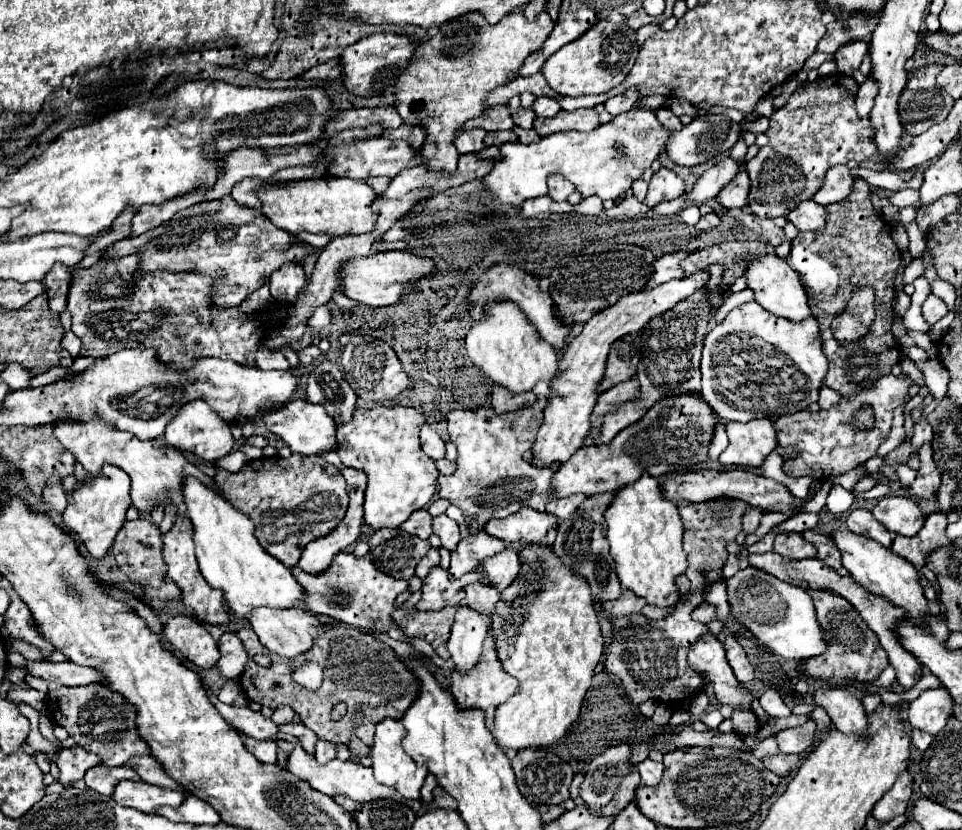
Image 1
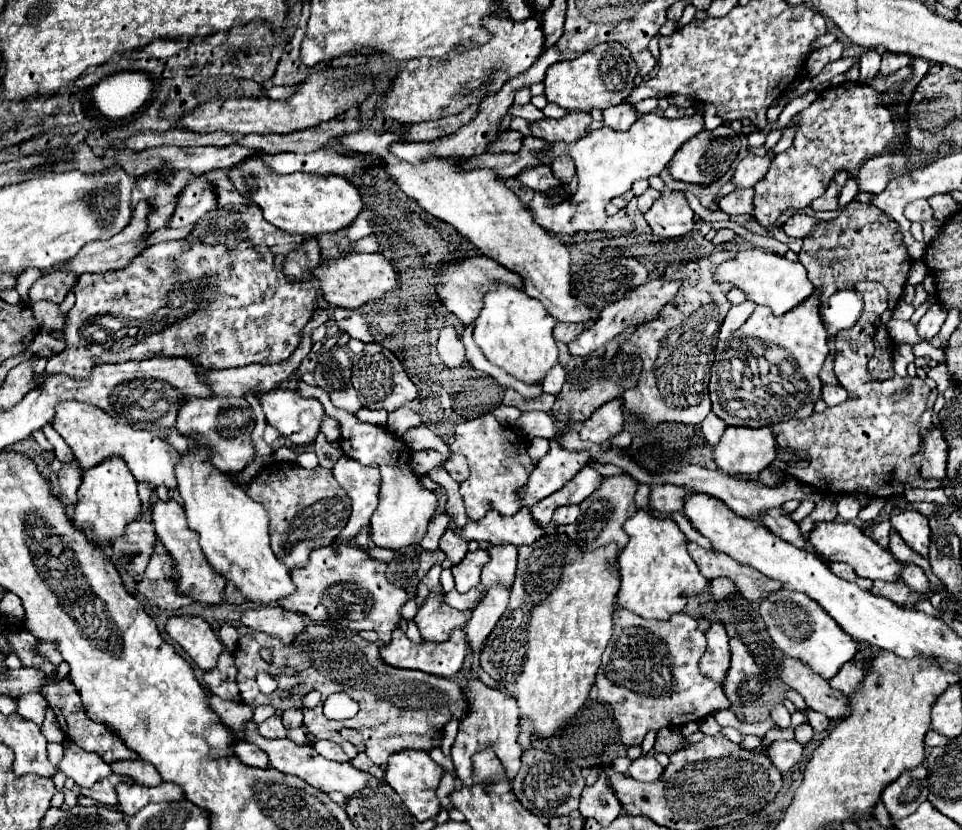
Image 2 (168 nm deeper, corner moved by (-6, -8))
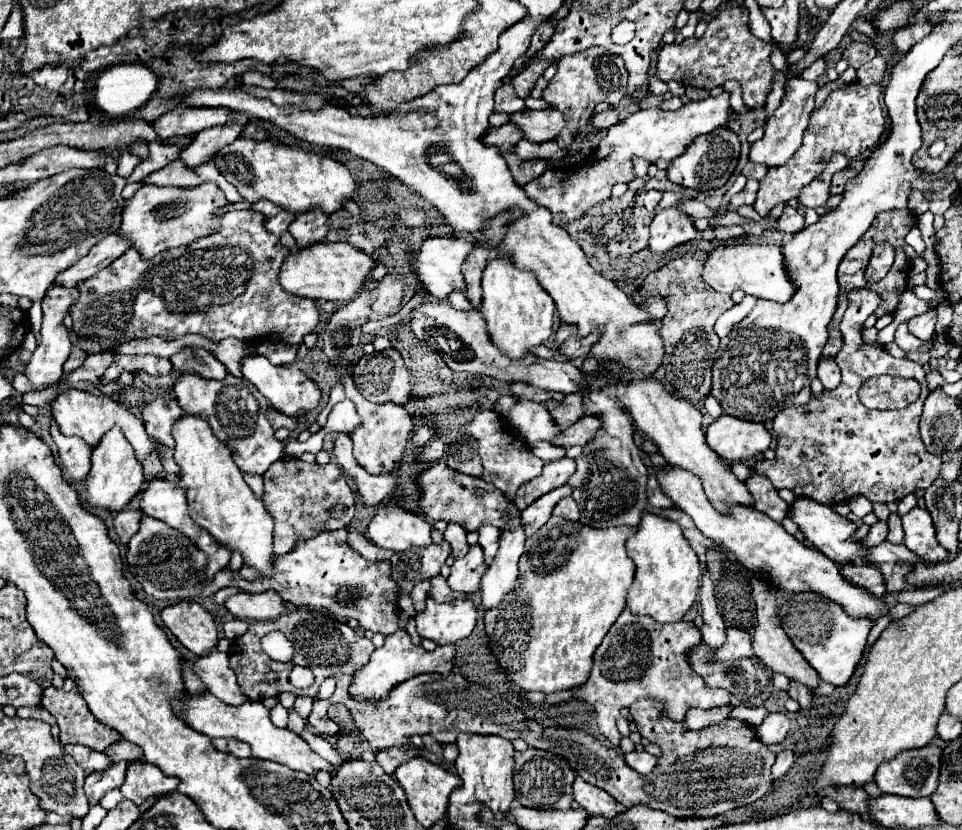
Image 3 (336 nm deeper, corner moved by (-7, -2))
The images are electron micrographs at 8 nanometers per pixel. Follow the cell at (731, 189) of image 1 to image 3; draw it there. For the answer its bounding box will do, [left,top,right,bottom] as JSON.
[731,179,759,207]

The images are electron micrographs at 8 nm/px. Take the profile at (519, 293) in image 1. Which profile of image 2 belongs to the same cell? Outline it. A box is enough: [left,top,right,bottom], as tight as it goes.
[436,255,524,325]

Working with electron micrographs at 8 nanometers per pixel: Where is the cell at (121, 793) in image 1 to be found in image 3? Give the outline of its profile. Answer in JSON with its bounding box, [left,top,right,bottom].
[121,761,177,805]

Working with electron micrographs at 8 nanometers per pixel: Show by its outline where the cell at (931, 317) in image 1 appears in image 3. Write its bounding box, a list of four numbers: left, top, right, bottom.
[909,309,937,341]

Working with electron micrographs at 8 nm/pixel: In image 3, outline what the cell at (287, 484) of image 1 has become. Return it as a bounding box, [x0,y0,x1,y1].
[263,457,355,555]

